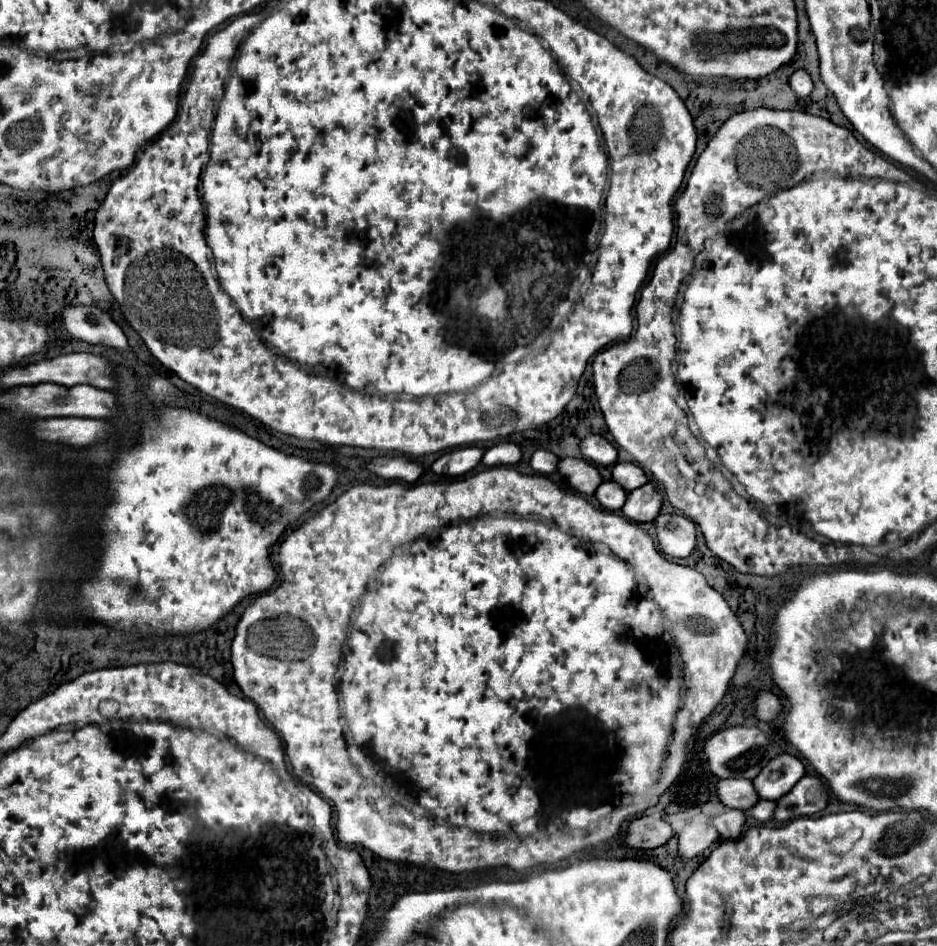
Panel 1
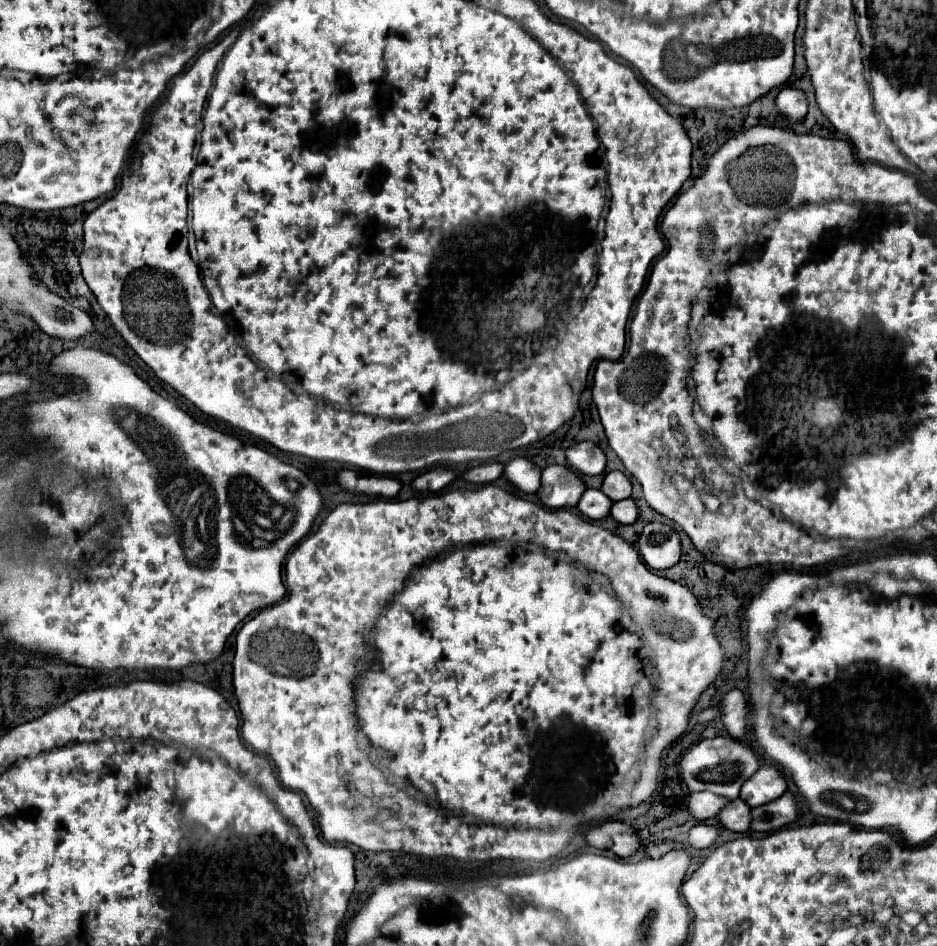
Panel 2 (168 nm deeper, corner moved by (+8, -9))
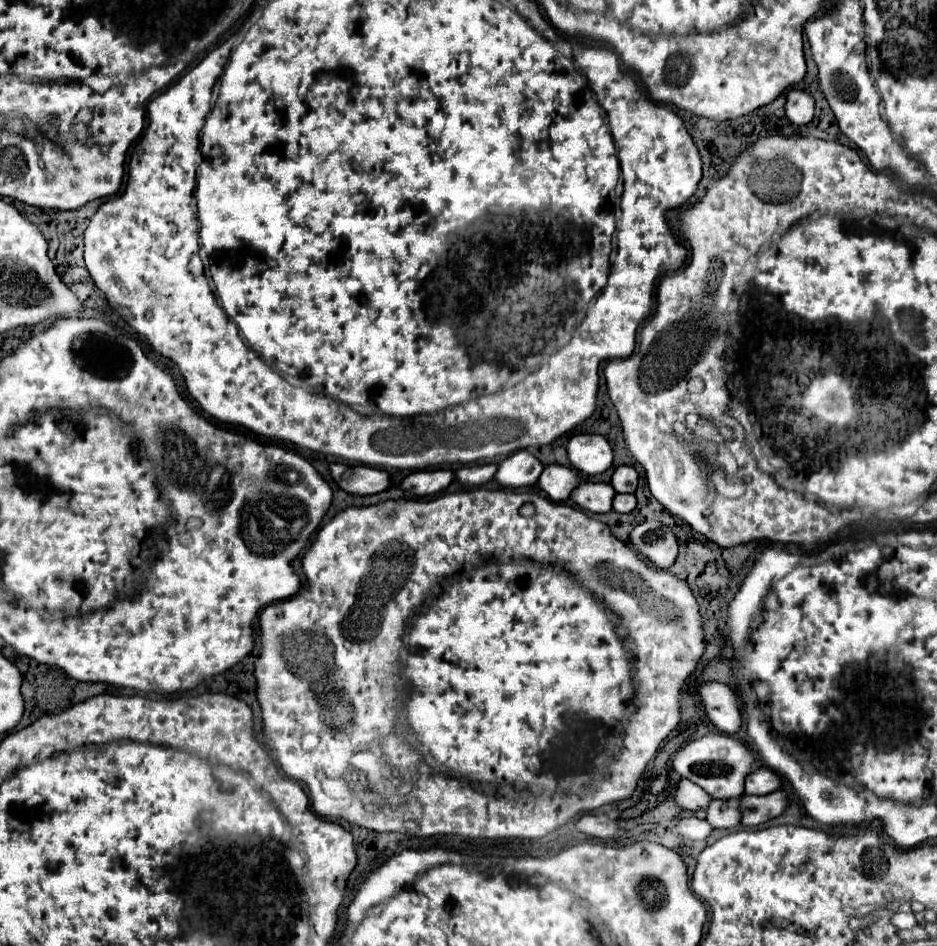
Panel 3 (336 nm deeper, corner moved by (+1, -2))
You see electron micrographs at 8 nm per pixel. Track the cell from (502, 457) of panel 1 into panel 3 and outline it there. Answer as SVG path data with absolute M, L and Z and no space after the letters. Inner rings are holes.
M484 463L484 465L466 465L466 467L460 467L456 471L456 479L464 485L472 485L472 487L478 487L478 485L484 485L488 483L494 475L496 475L496 469L498 465L494 463Z

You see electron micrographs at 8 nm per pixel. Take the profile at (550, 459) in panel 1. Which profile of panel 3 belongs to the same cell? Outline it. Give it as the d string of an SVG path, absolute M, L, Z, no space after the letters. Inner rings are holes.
M516 451L510 457L506 457L496 473L496 479L502 487L524 487L524 485L536 485L544 465L528 451Z

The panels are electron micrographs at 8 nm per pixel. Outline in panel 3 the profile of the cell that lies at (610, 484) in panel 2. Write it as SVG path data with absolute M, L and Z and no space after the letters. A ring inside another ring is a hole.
M630 465L616 467L610 485L616 489L616 493L634 493L638 485L638 473Z

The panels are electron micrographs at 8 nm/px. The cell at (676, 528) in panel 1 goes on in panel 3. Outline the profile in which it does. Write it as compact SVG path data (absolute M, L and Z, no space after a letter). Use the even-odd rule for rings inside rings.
M644 521L630 533L630 543L656 567L670 567L678 555L678 541L670 527L658 521Z

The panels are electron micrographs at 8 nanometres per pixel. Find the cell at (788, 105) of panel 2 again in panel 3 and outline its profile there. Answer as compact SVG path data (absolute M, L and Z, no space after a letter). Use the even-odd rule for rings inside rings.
M802 89L786 91L786 115L794 125L806 125L814 117L814 99Z

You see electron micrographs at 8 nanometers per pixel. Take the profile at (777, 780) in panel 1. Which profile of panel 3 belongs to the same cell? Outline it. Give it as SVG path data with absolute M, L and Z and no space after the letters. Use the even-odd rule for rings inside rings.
M760 767L746 777L746 793L748 795L766 795L778 791L782 787L782 779L768 767Z

